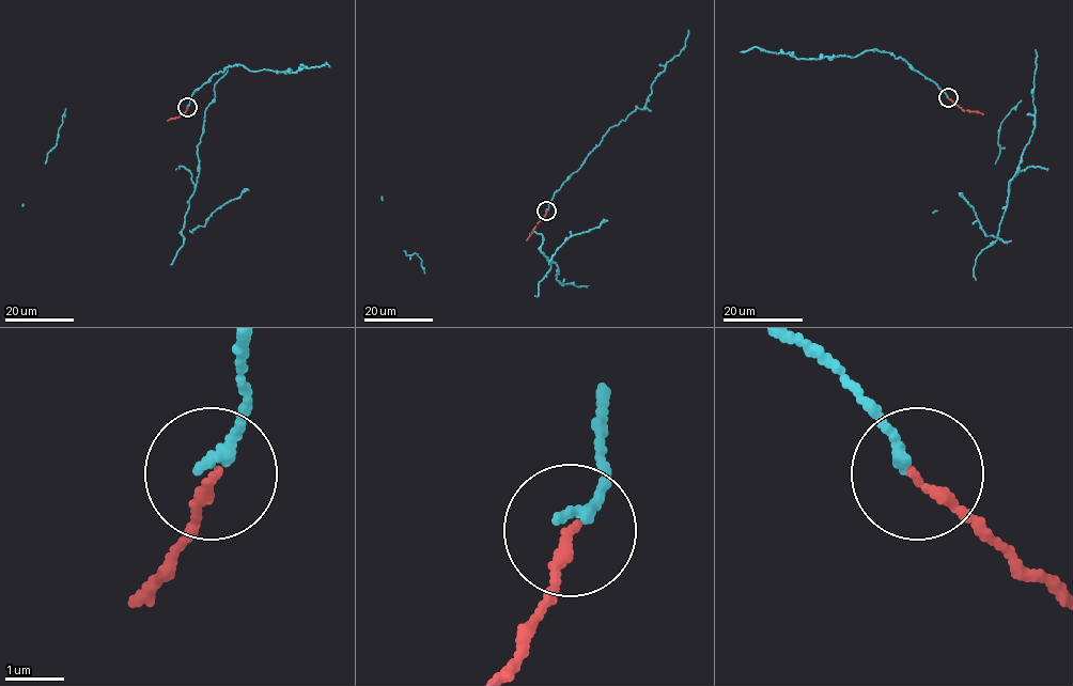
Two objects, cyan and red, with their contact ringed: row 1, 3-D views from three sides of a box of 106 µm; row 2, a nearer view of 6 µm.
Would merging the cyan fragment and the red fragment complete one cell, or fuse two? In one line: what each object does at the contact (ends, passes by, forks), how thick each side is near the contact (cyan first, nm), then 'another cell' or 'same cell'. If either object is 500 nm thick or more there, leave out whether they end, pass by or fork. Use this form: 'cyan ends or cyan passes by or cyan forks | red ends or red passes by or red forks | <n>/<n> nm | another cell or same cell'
cyan ends | red ends | 170/180 nm | same cell

